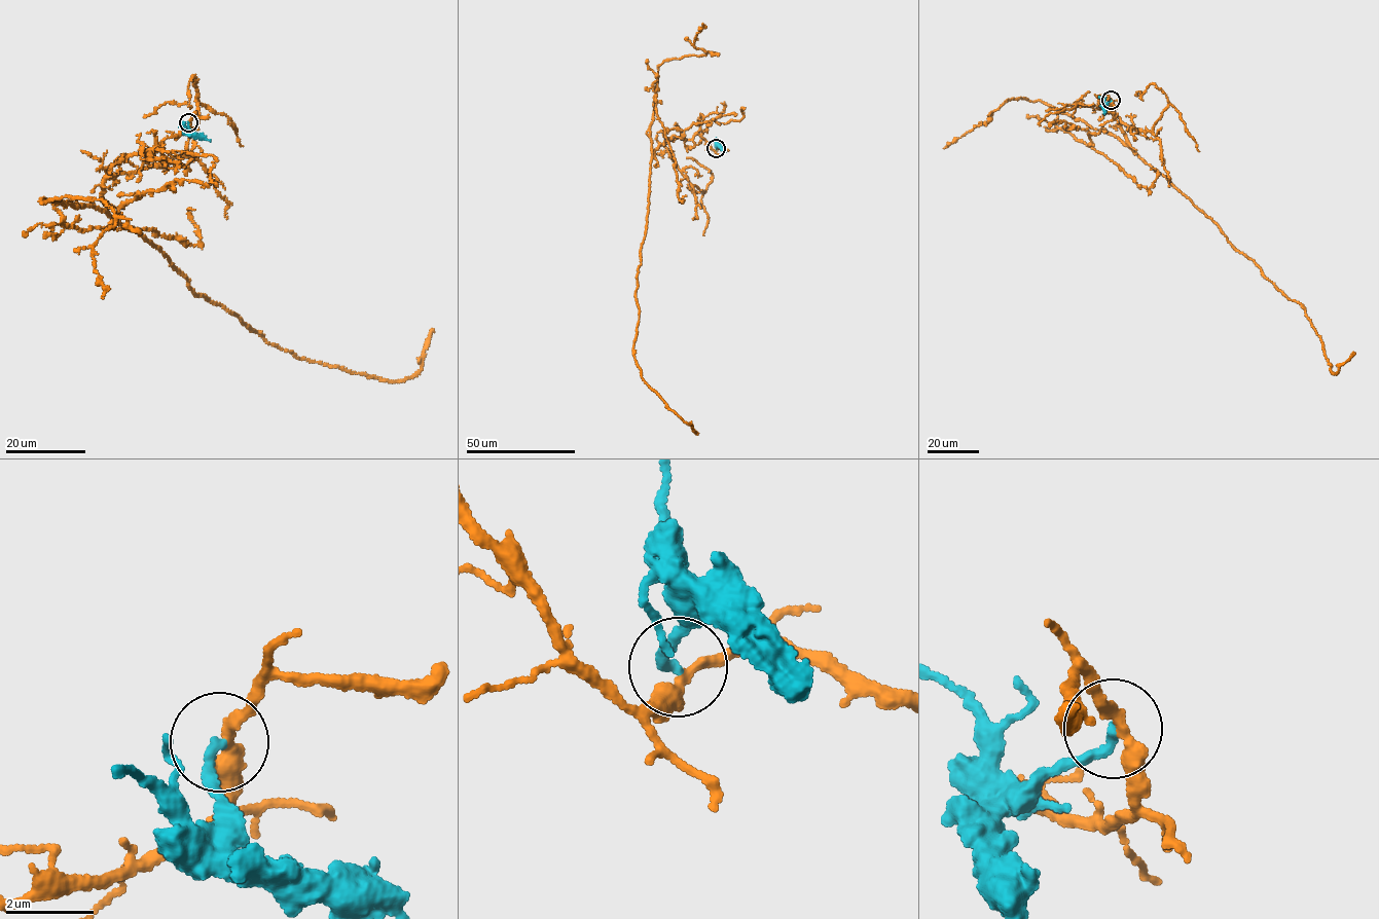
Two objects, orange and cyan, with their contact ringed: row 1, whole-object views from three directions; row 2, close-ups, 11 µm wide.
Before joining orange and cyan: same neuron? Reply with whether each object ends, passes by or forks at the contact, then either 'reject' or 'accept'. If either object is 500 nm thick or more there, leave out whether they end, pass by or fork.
orange passes by; cyan ends there; reject

